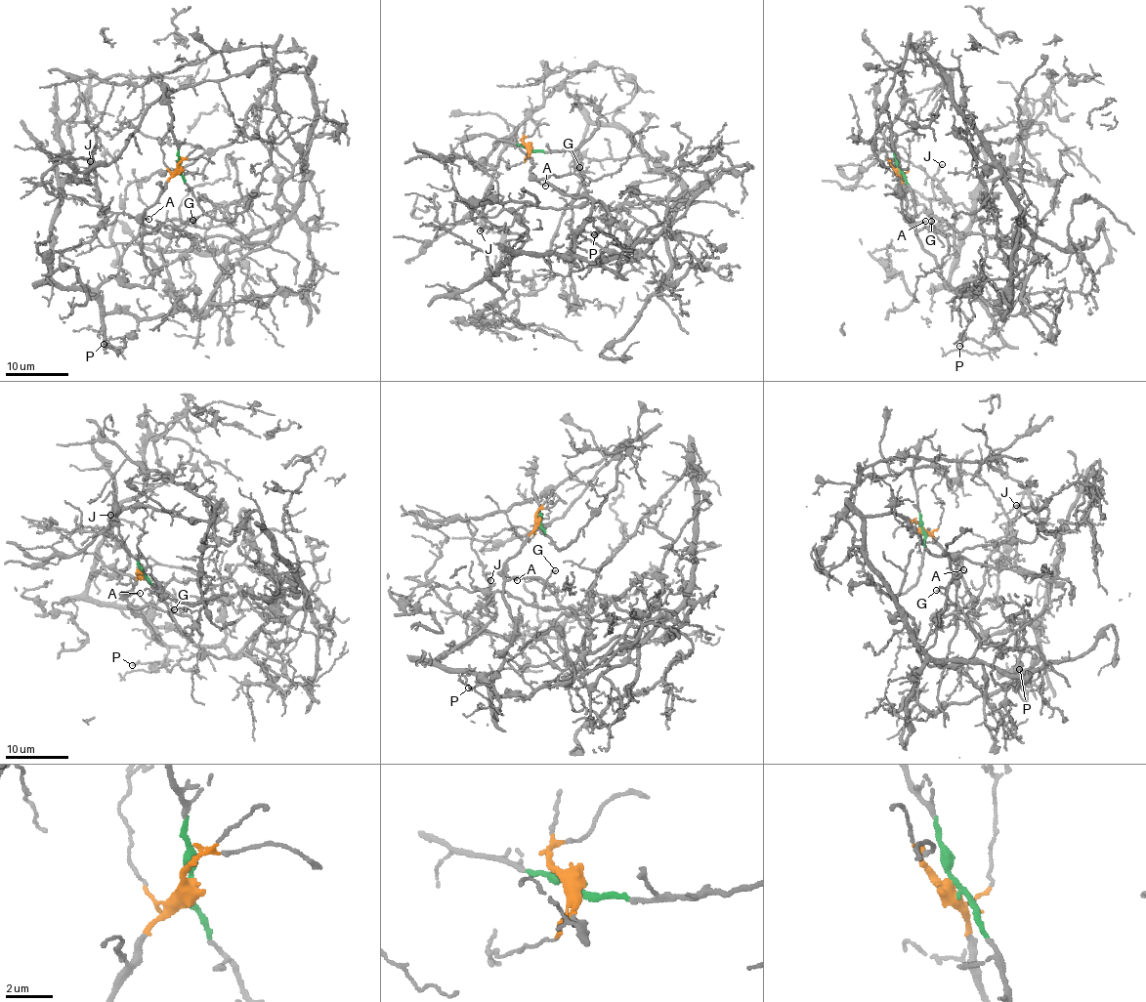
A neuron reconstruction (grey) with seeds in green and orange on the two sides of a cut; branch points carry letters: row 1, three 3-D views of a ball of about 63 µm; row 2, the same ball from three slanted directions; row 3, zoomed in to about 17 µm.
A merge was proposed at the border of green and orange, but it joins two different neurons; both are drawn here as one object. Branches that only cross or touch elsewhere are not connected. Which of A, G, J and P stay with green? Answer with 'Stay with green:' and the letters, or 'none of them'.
Stay with green: none of them

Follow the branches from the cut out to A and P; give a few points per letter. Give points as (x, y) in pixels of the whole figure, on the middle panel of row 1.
A: (529, 147), (529, 157), (532, 157), (534, 163), (531, 171), (544, 185)
P: (529, 147), (534, 177), (592, 203), (570, 255), (618, 268), (622, 244), (609, 233), (594, 234)

